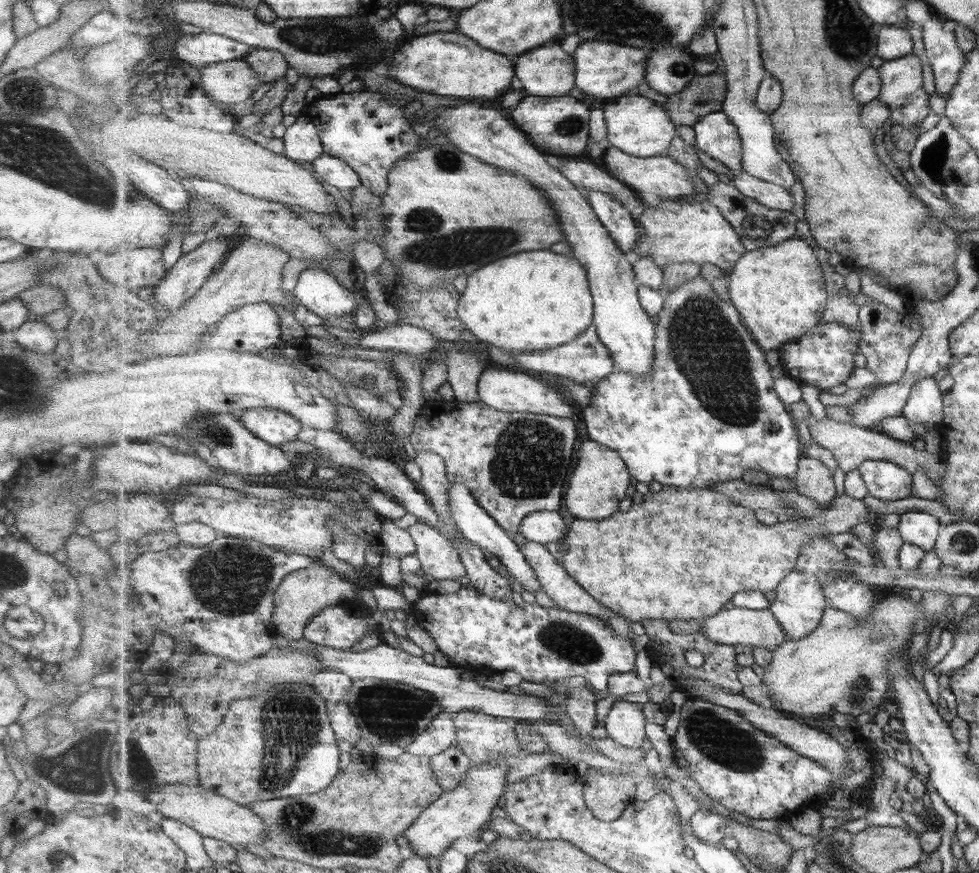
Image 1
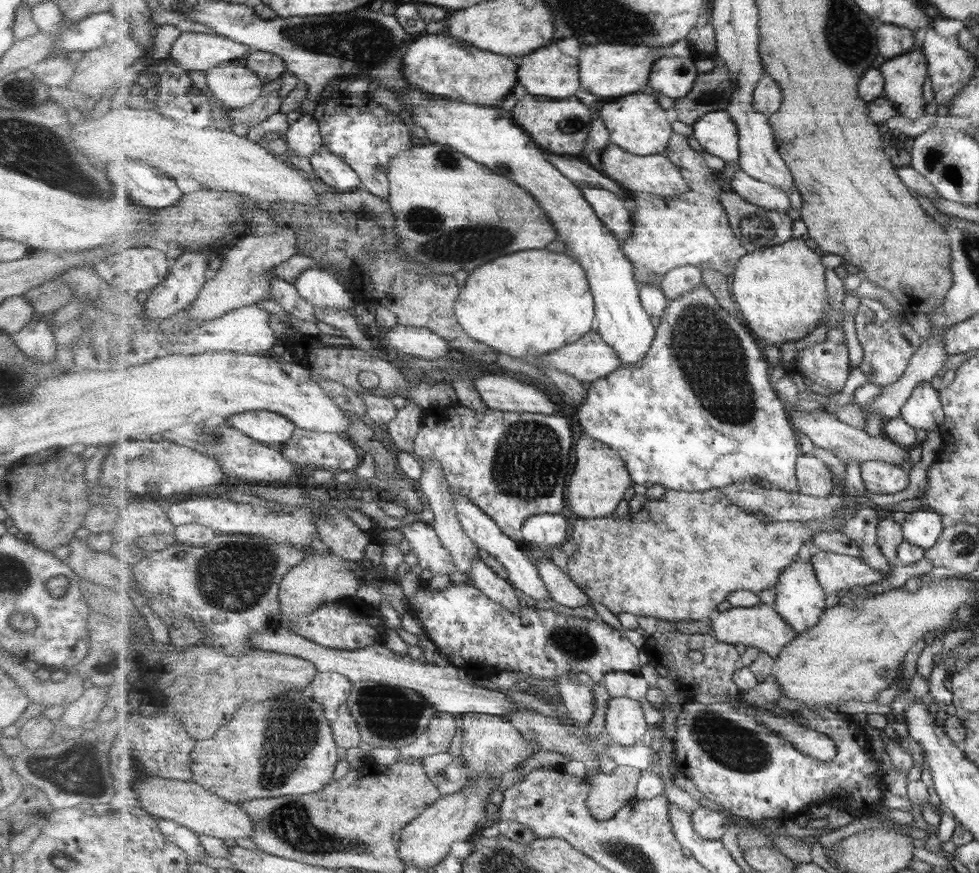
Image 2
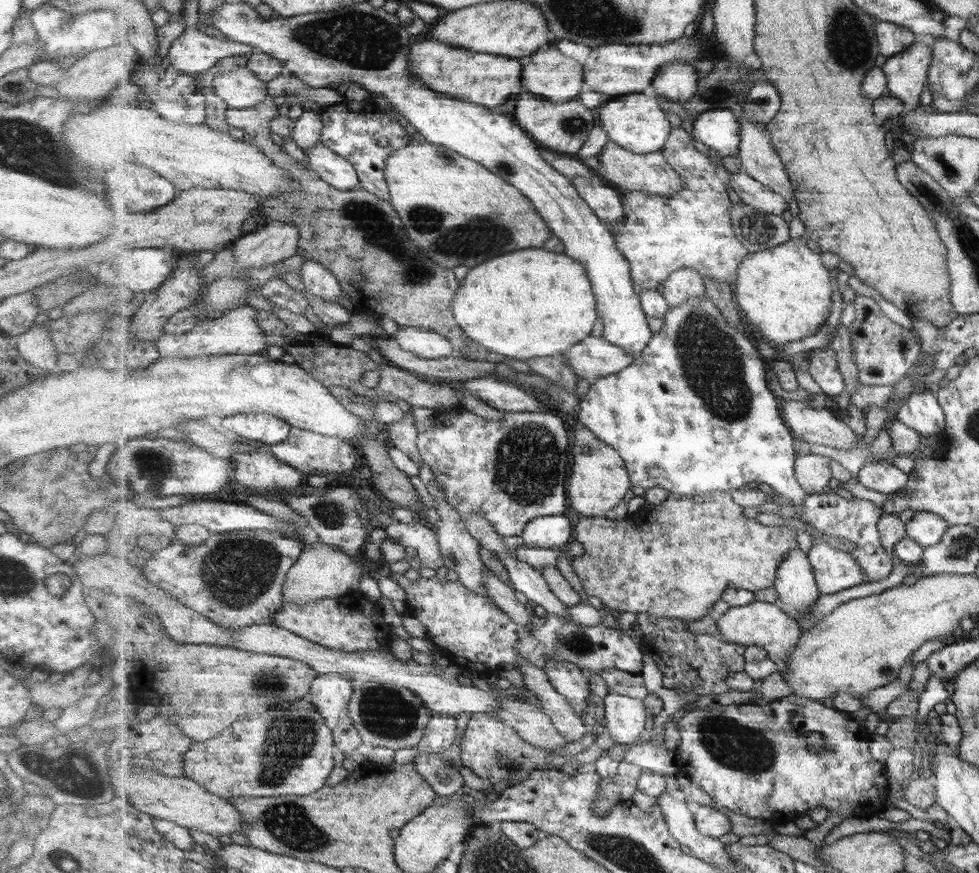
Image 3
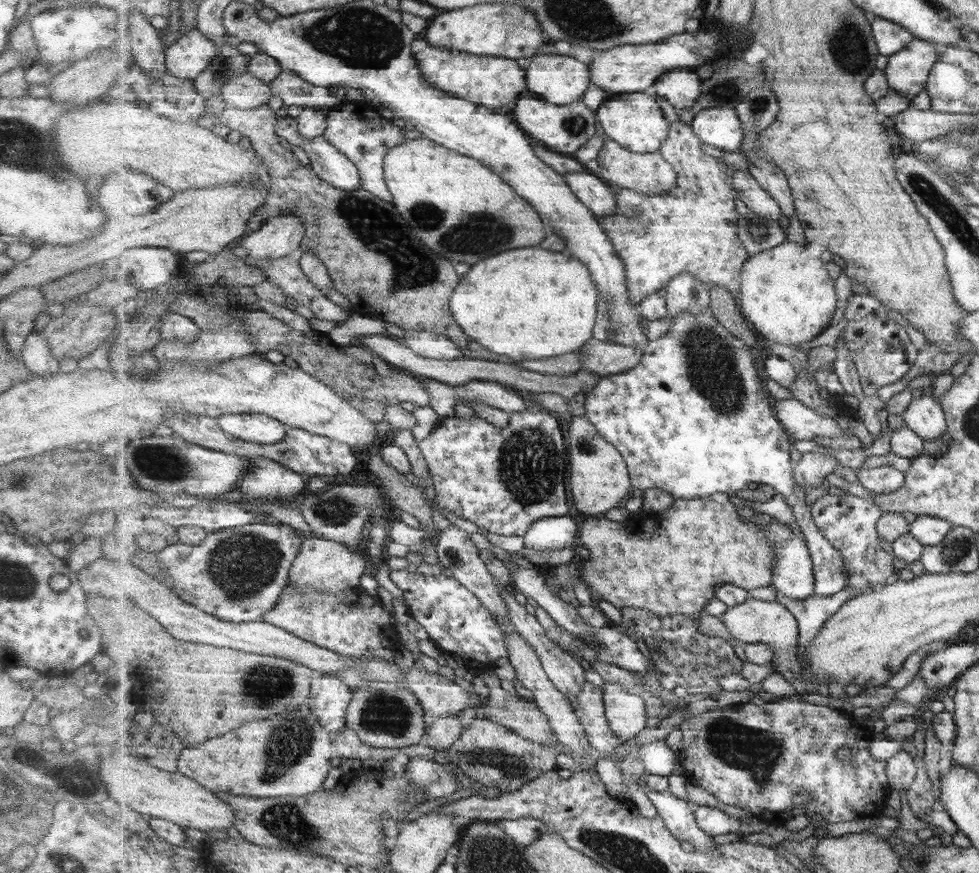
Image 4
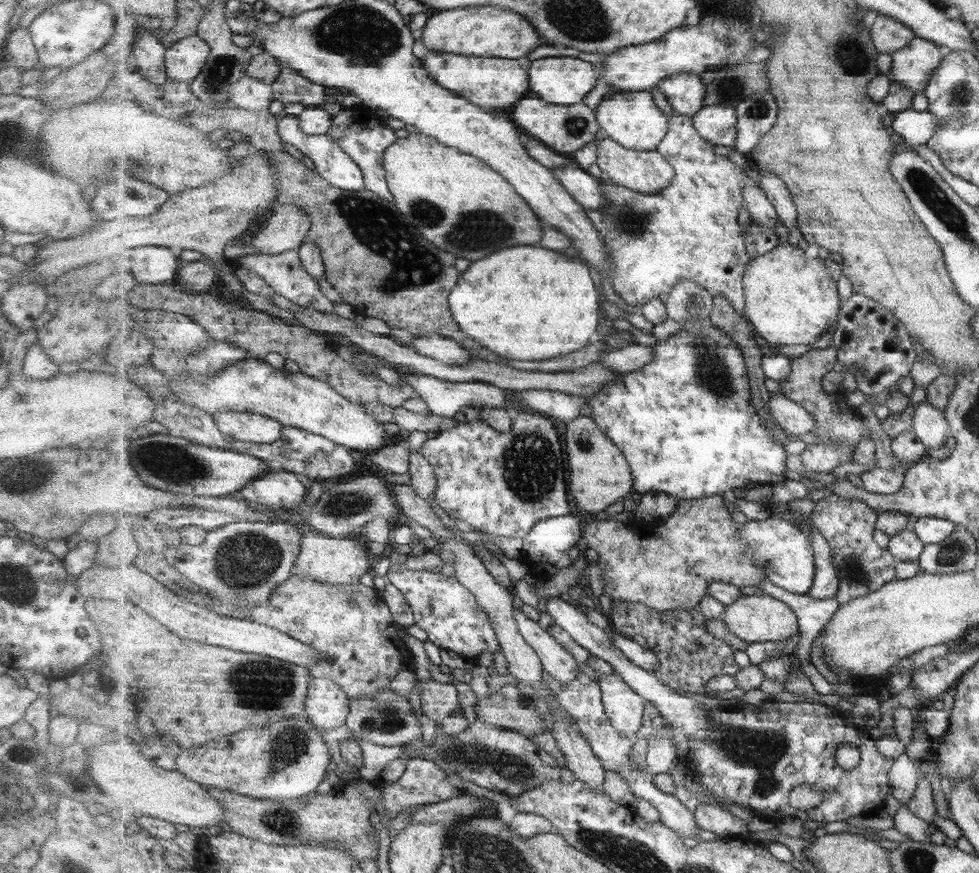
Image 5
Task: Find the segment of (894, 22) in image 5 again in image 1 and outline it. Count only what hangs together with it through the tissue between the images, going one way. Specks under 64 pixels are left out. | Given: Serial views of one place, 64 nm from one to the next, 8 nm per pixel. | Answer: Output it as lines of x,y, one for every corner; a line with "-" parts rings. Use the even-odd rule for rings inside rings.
882,25
878,34
878,56
884,61
903,58
913,52
911,34
897,25

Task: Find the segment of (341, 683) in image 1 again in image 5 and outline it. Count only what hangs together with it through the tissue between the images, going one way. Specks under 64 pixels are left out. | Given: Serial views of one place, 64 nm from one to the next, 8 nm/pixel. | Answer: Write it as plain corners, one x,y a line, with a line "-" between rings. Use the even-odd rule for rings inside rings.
312,677
303,710
307,721
319,730
331,730
346,724
352,700
334,680

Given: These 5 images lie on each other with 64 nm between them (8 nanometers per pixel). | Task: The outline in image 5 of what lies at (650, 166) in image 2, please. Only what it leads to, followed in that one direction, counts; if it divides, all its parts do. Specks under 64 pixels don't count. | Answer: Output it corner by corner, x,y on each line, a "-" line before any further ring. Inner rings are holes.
609,136
598,141
596,165
603,174
602,178
643,194
661,192
674,181
676,175
674,166
658,150
629,150

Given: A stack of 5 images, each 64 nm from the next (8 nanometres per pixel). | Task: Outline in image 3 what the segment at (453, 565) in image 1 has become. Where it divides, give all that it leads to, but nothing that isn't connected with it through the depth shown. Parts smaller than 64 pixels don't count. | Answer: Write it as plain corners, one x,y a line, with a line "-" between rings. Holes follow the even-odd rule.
393,519
390,525
385,527
389,538
397,544
411,546
417,550
417,556
421,560
421,566
437,569
445,567
442,550
440,549
438,531
425,521
417,520
411,524

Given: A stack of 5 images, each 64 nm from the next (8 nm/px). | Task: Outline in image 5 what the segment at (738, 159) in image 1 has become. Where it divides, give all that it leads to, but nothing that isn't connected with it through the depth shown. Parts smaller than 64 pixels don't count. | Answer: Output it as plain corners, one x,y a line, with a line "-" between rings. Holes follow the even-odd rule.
718,104
704,106
693,118
699,134
709,142
734,149
738,140
738,113
736,107

